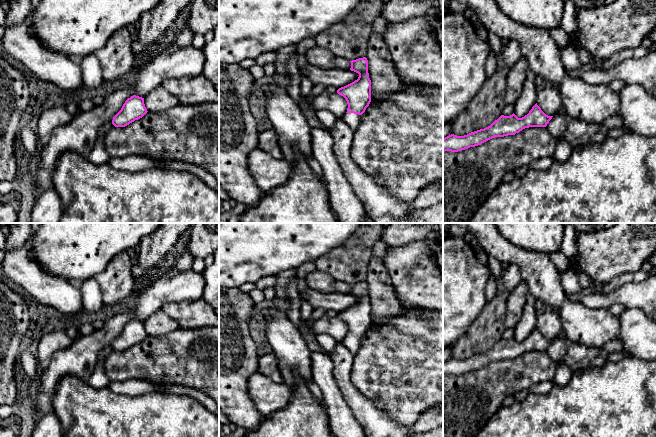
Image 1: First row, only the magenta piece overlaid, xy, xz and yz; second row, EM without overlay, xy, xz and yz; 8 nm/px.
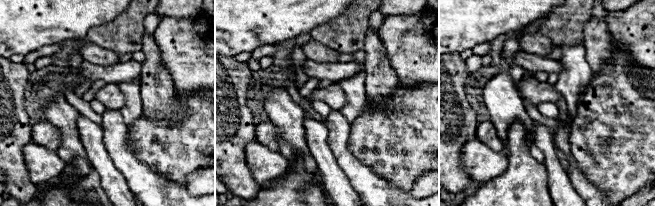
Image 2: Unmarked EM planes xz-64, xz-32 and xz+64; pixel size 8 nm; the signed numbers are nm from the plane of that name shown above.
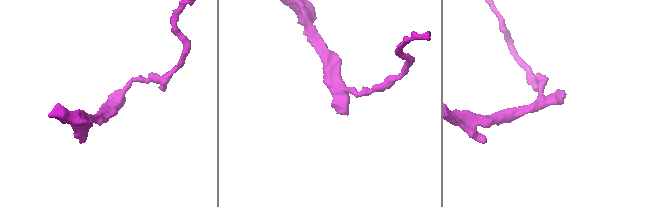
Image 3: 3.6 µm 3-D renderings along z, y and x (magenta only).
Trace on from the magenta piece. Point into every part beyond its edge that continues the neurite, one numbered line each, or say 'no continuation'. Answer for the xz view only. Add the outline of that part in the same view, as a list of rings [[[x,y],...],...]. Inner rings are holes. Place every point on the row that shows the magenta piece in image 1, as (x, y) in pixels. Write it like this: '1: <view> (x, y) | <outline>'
1: xz (353, 120) | [[[346,113],[343,119],[349,125],[349,127],[354,131],[359,127],[362,117],[359,114]]]

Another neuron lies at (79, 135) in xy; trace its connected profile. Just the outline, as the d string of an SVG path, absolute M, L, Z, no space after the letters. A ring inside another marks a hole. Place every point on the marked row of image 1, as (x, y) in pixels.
M133 86L115 91L104 98L101 105L73 116L72 120L57 127L50 141L39 150L40 163L35 172L35 196L53 190L52 177L59 159L67 152L88 158L98 138L99 129L121 110L125 101L133 96Z

